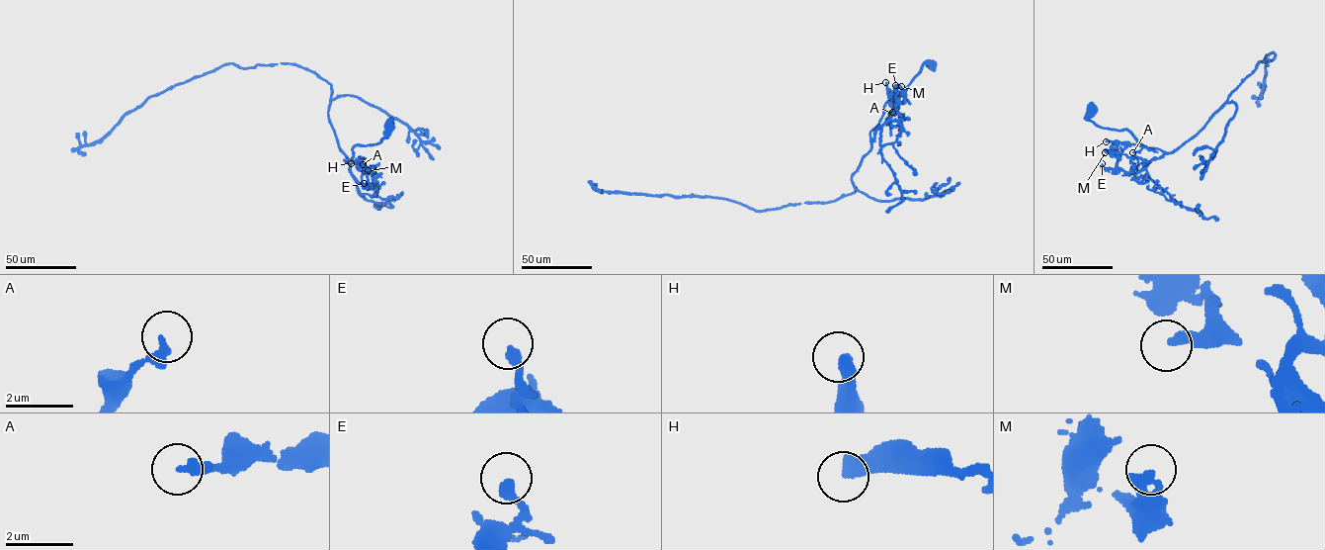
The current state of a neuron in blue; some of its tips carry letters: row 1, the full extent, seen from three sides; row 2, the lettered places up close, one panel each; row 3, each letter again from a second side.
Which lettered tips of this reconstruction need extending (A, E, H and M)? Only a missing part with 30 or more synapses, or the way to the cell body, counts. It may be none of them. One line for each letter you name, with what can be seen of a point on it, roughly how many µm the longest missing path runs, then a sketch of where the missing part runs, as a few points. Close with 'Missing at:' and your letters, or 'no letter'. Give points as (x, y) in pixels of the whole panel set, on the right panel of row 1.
Missing at: no letter

